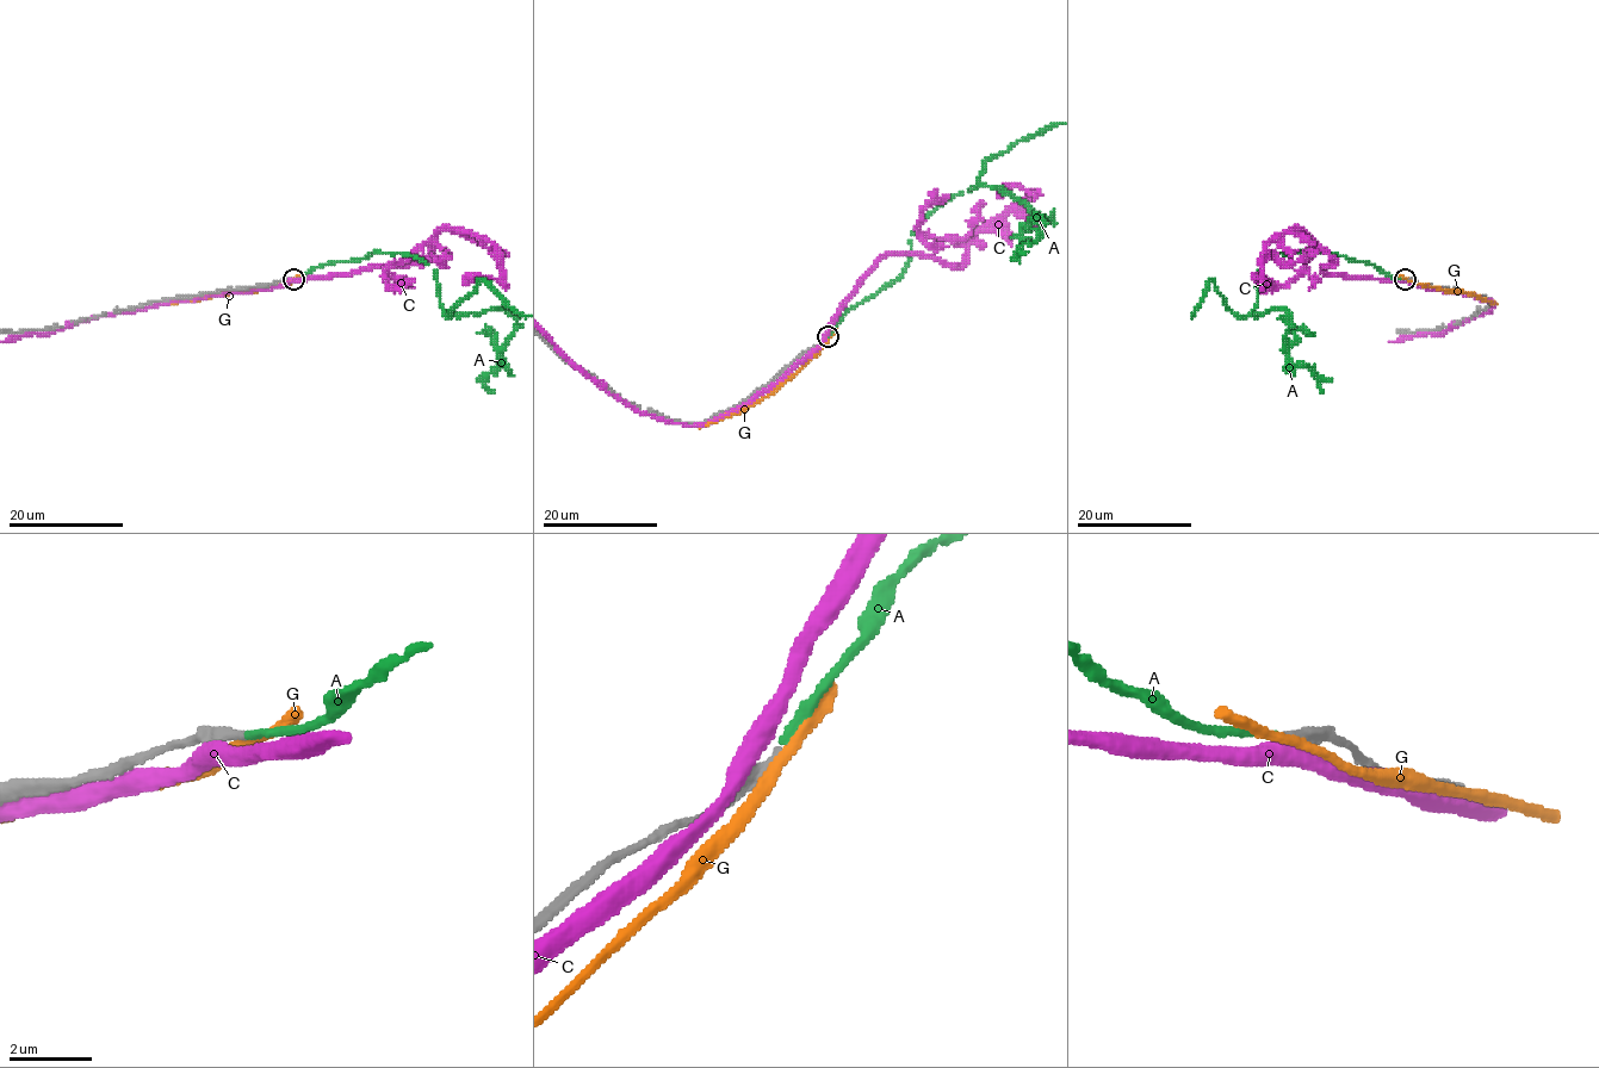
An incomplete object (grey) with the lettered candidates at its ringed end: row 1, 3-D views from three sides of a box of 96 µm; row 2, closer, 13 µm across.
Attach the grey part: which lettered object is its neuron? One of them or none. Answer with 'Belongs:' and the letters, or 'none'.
Belongs: A

